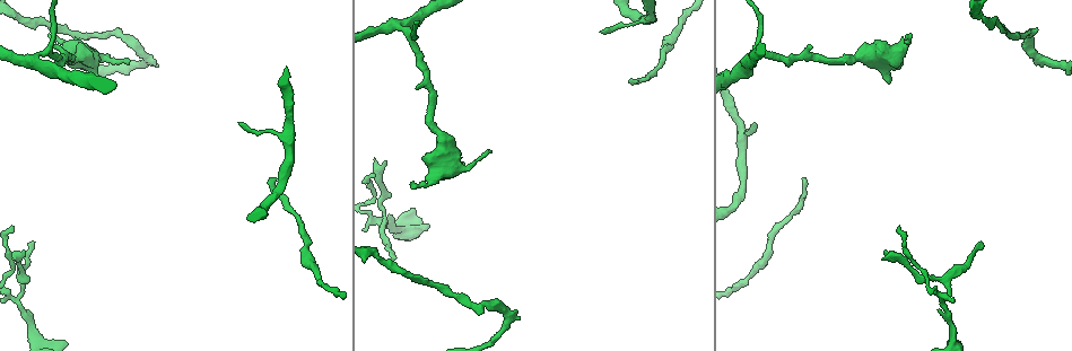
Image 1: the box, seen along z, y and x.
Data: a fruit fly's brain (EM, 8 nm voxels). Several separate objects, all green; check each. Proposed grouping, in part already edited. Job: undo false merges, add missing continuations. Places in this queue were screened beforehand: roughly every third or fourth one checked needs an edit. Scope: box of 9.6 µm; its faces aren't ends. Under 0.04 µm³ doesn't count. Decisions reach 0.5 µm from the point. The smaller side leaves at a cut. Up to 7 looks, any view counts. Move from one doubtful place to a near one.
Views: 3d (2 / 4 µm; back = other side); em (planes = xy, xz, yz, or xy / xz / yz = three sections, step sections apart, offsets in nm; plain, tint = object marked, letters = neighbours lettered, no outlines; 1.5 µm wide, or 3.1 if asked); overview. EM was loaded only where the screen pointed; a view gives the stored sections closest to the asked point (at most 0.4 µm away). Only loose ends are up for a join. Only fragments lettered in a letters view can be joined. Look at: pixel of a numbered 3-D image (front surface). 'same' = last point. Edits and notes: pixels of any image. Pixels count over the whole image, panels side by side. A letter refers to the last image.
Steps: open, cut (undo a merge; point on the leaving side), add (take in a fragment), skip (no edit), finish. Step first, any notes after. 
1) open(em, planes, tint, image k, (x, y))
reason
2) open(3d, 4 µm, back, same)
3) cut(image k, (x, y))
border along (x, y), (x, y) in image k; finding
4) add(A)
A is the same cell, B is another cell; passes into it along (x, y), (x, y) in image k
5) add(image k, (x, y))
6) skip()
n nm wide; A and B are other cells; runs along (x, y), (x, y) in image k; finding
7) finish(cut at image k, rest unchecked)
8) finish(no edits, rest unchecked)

open(3d, 2 µm, image 1, (983, 243))
an open end

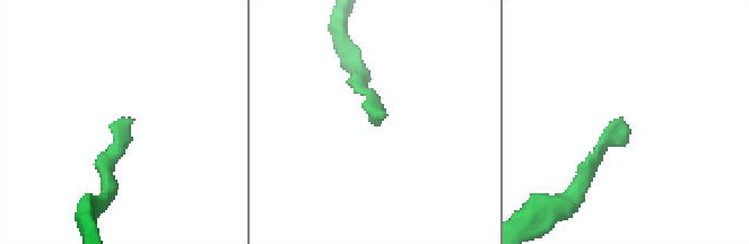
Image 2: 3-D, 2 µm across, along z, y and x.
open(em, xz, step 4, letters, image 2, (620, 120))
shape alone is not enough

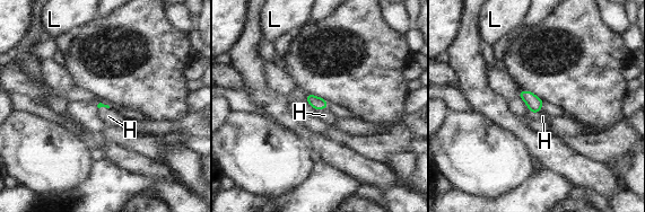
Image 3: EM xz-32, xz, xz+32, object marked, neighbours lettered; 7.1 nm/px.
add(H)
H is the same cell, L is another cell; passes into it along (317, 103), (321, 108), (324, 115) in image 3; the neuron continues

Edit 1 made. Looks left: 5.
open(overview)

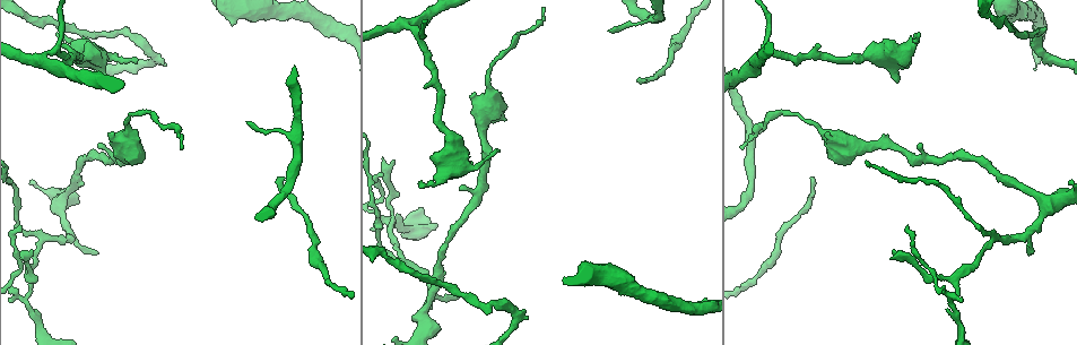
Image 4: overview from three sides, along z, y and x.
open(3d, 2 µm, image 4, (921, 145))
an open end

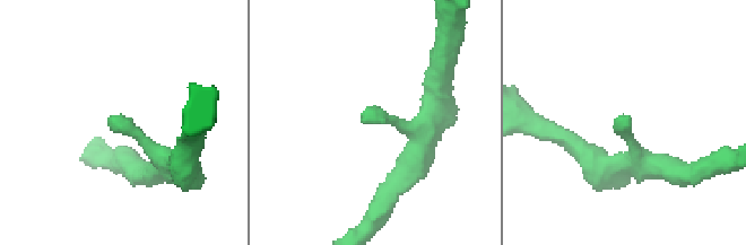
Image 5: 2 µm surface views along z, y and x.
open(em, xy, step 4, letters, image 5, (622, 116))

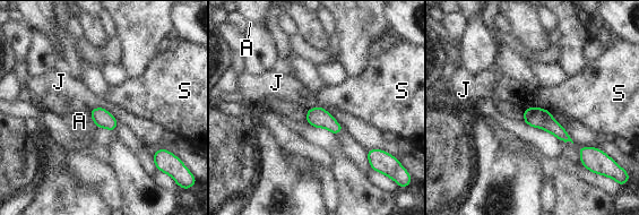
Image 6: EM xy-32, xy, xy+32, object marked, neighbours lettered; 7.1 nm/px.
open(em, planes, letters, same)
cut it another way

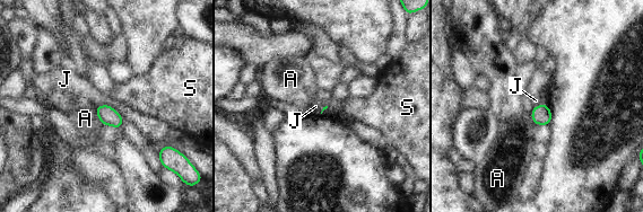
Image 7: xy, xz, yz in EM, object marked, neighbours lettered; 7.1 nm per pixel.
skip()
A touches over 140 nm; A, J and S are other cells; border along (110, 104), (101, 104), (96, 107) in image 7; none of them fits

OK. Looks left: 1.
finish(add at image 3, rest unchecked)

